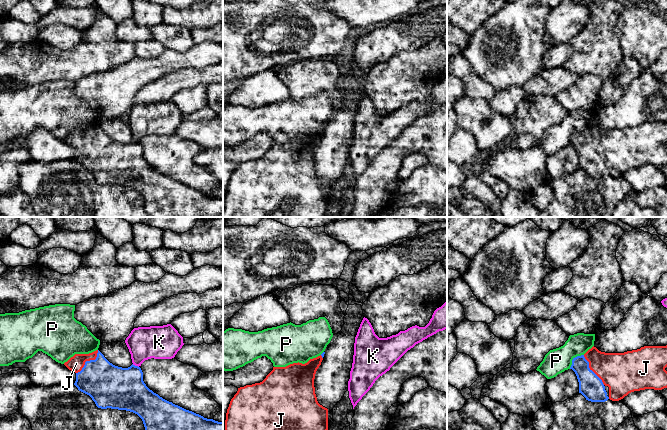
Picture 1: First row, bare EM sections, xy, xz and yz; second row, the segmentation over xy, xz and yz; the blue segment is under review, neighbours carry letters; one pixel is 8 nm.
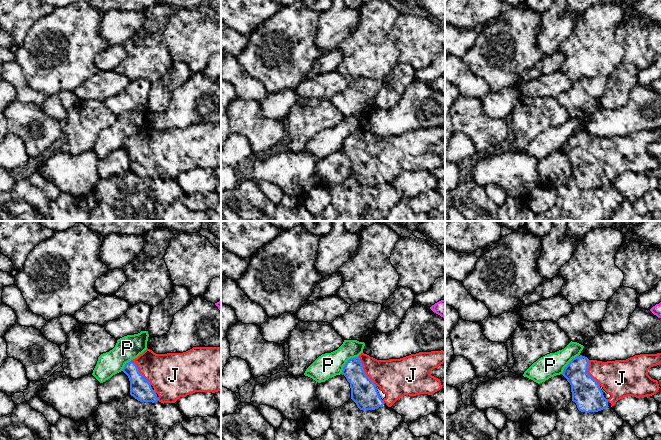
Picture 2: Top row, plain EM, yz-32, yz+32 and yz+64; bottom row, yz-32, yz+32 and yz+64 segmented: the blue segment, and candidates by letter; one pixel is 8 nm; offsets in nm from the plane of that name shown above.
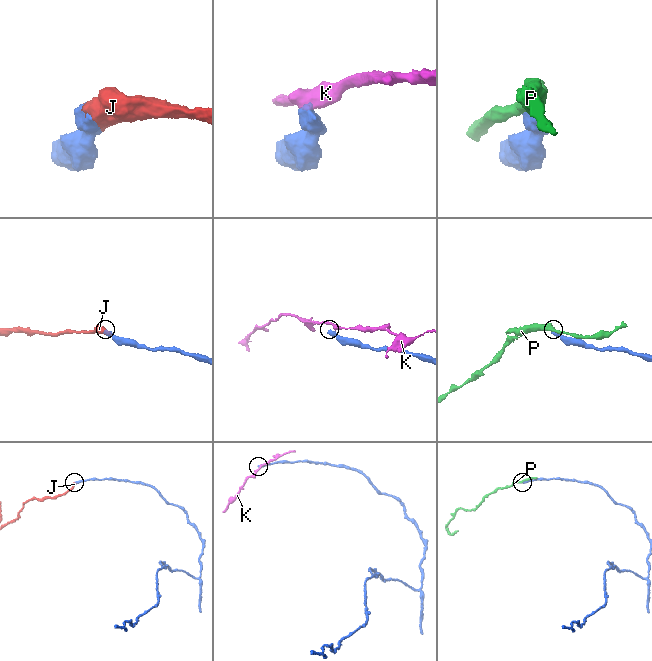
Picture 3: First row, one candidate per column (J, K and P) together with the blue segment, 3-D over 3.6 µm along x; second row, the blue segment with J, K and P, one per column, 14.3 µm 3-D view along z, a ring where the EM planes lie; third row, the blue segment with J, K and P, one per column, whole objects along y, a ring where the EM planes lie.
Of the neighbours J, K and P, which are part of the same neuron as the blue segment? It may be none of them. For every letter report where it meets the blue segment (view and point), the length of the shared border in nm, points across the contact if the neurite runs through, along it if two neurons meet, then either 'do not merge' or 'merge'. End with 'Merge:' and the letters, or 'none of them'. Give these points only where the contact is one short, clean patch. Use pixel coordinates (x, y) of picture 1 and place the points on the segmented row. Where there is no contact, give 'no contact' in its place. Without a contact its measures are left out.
J: contact xy (88, 361); length 260 nm; merge
K: contact xy (134, 365); length 60 nm; border xy (132, 364), (138, 367); do not merge
P: contact yz (573, 359); length 170 nm; border yz (583, 354), (577, 355), (572, 360), (569, 368); do not merge
Merge: J

